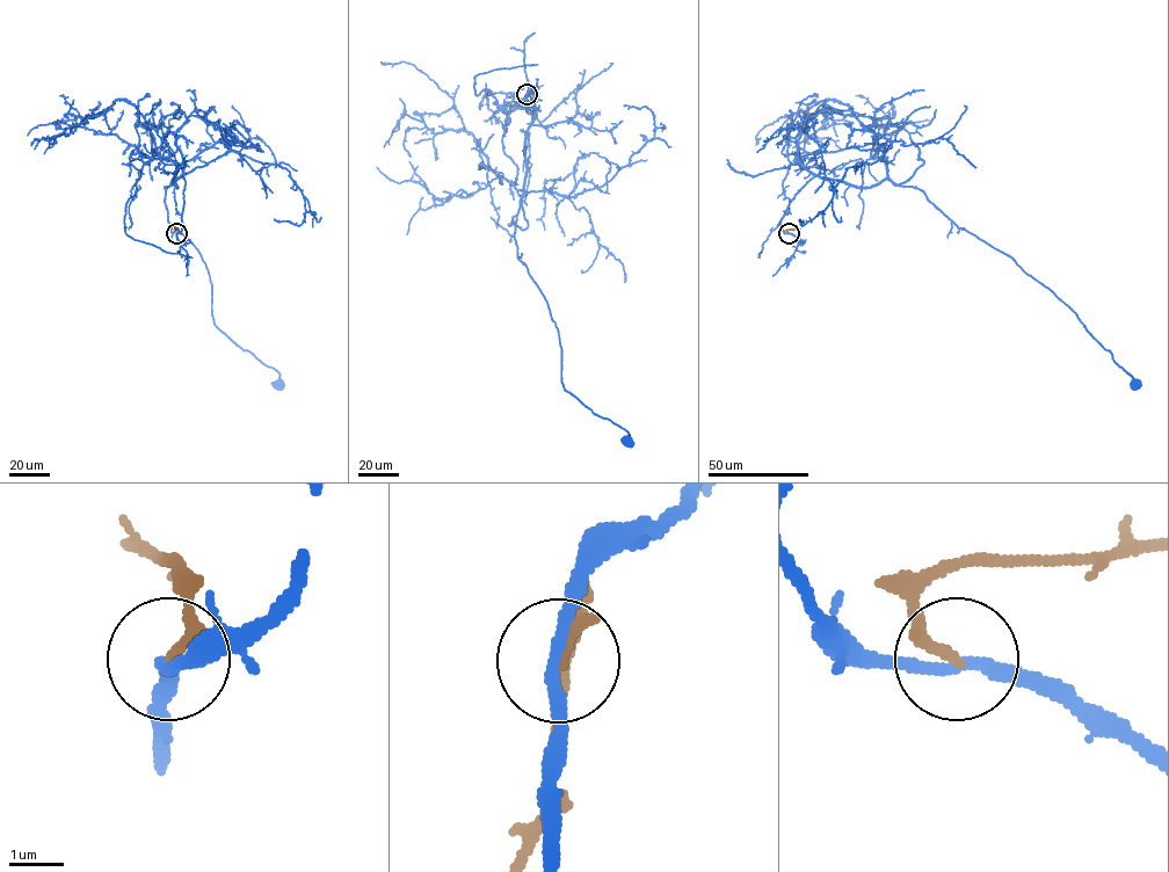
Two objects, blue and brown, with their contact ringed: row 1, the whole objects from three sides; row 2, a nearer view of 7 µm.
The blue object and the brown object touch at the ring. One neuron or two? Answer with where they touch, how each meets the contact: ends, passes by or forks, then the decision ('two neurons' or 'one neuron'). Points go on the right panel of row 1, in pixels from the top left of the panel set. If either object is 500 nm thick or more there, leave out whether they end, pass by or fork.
at (789, 233); blue passes by; brown ends there; two neurons

